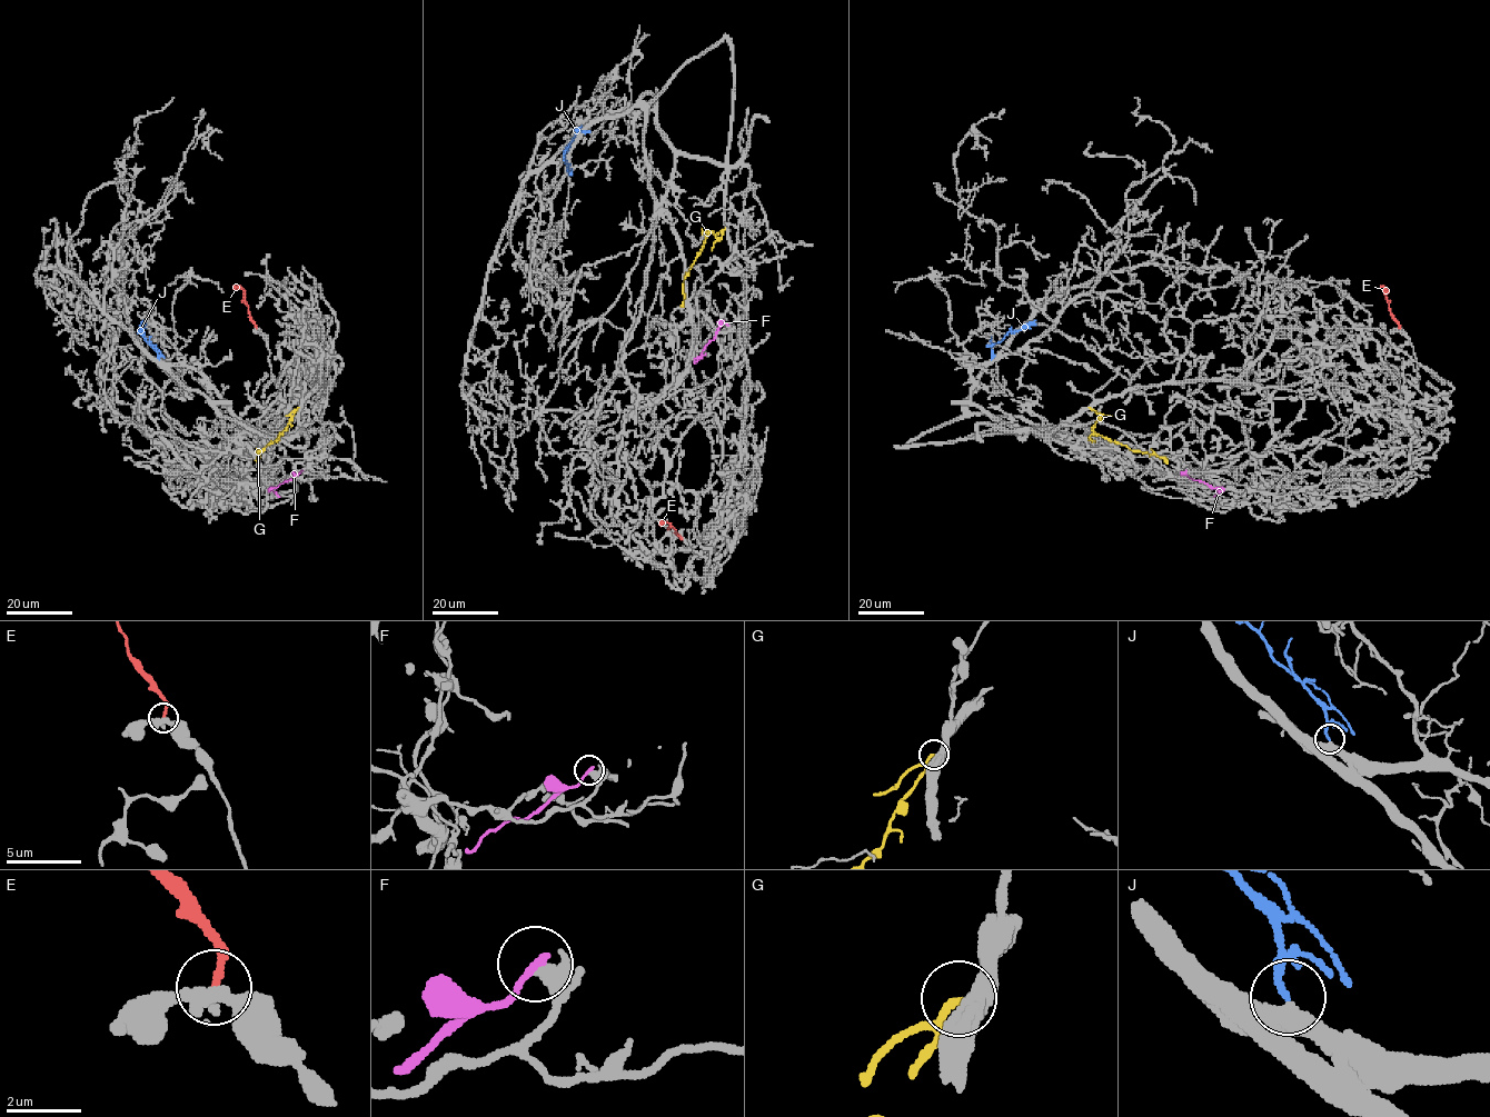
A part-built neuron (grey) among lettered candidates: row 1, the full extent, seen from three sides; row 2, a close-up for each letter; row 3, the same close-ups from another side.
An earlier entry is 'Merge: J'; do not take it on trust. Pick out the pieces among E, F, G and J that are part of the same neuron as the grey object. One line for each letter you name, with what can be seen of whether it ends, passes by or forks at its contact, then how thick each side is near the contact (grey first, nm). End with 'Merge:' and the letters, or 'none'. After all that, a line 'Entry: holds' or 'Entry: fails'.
G: it ends; calibres 500 and 180 nm
J: it ends; calibres 480 and 190 nm
Merge: G, J
Entry: fails

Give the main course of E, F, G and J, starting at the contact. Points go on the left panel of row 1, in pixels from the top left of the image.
E: (256, 329), (245, 291), (234, 290)
F: (301, 470), (274, 489), (279, 496)
G: (299, 407), (285, 430), (257, 452), (257, 462)
J: (158, 358), (158, 351), (139, 331), (143, 320)

